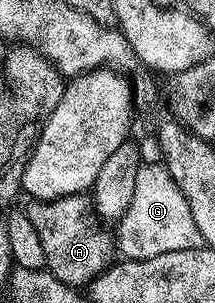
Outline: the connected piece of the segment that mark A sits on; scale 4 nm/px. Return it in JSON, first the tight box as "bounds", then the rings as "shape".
{"bounds":[33,193,117,287],"shape":[[[82,193],[46,201],[46,207],[35,209],[33,224],[33,227],[37,227],[37,235],[41,235],[41,247],[45,247],[46,268],[61,283],[72,287],[90,286],[96,277],[101,276],[113,264],[117,248],[112,230],[105,227],[95,212],[94,200]]]}

